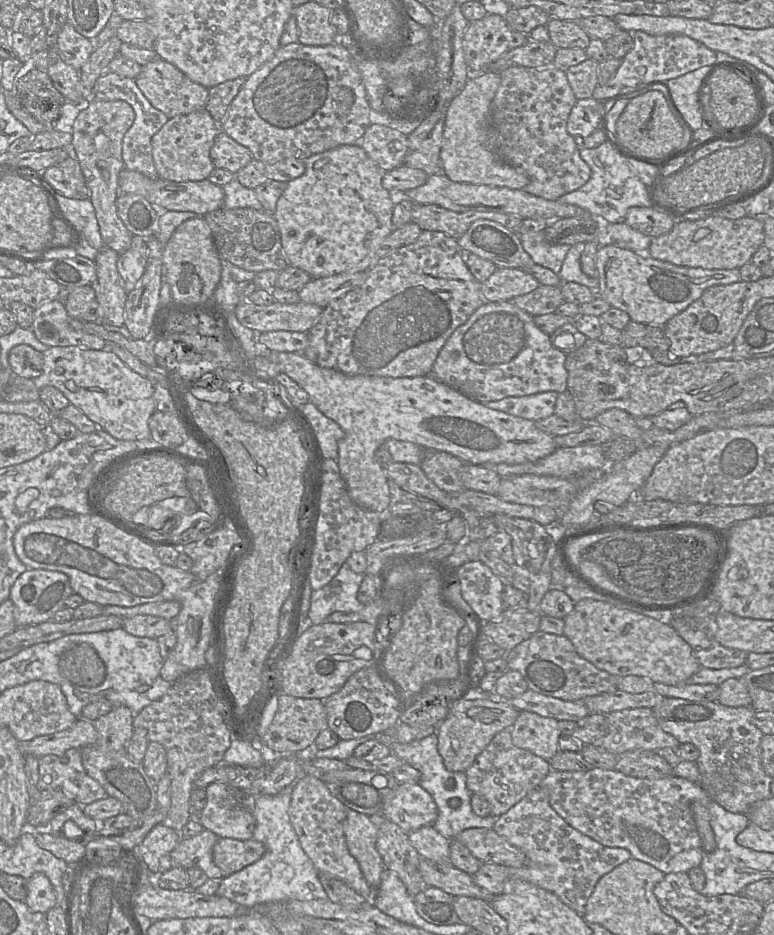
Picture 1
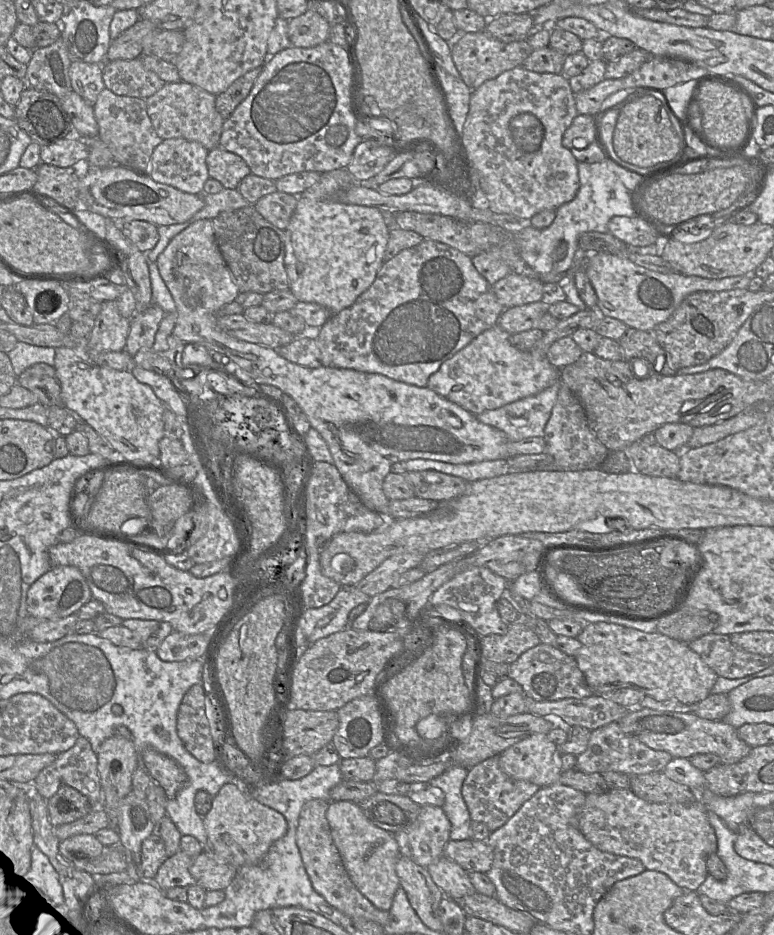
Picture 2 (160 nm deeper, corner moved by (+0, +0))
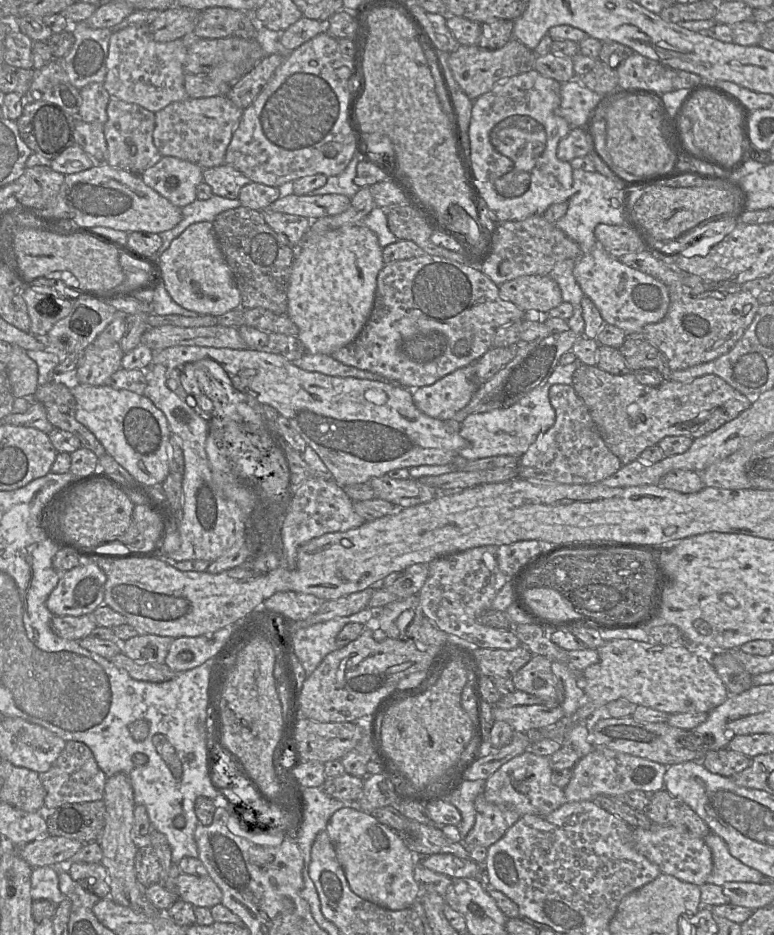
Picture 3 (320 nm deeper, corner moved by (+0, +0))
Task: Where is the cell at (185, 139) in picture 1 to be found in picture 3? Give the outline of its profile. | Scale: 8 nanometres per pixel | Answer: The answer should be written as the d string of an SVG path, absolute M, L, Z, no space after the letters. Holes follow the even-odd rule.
M162 156L141 175L143 182L180 208L197 199L196 188L203 182L200 166L173 156Z

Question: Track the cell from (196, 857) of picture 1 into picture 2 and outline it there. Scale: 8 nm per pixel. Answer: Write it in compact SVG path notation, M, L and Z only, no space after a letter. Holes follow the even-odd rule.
M179 850L173 856L167 857L154 878L156 885L164 891L174 887L187 889L190 885L195 884L189 871L193 860L182 850Z

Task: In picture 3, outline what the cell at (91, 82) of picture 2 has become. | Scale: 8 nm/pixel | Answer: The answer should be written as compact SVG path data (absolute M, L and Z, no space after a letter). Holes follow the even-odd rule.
M91 83L80 91L79 117L88 123L104 126L107 122L107 105L110 95L102 83Z

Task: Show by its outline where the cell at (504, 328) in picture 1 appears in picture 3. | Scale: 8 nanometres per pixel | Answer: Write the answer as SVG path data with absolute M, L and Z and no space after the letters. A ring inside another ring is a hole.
M475 364L459 368L436 383L412 391L415 406L425 415L452 420L478 389Z

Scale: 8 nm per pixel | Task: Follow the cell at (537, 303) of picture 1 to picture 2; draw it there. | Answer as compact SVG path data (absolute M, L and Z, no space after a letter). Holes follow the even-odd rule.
M537 301L506 308L499 318L498 326L510 336L530 330L535 328L535 323L548 312L548 307L543 301Z

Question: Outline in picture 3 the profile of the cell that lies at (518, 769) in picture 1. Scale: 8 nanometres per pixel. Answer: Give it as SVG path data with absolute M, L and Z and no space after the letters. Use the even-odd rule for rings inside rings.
M484 793L477 795L474 805L476 810L474 826L462 840L466 847L488 848L497 842L521 817L521 814L514 809L490 803Z

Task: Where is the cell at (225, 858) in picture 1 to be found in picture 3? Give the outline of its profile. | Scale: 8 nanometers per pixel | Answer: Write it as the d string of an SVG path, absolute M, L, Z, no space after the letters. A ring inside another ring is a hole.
M181 873L175 880L179 899L196 907L211 908L221 903L222 892L209 875Z

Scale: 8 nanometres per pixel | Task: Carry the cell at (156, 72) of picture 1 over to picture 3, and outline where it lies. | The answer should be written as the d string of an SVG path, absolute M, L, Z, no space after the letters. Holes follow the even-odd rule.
M227 96L191 98L173 102L155 113L154 145L161 156L173 156L202 169L225 163L225 154L233 132L239 125L243 109Z

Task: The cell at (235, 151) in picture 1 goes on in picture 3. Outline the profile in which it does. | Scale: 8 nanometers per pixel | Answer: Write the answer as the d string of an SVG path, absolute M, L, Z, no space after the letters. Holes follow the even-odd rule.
M223 163L204 169L203 182L212 188L214 195L238 199L241 188L252 181L234 167Z

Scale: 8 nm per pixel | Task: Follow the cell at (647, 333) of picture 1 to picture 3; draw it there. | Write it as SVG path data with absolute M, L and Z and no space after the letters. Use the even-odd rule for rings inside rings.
M640 332L626 333L625 340L623 344L618 349L620 354L623 356L625 363L630 370L630 372L637 372L644 368L654 368L657 369L660 375L666 376L662 378L662 382L669 379L669 367L666 364L664 357L661 355L660 351L648 341Z

